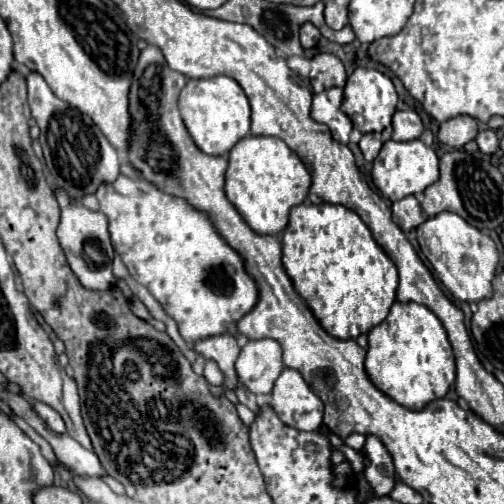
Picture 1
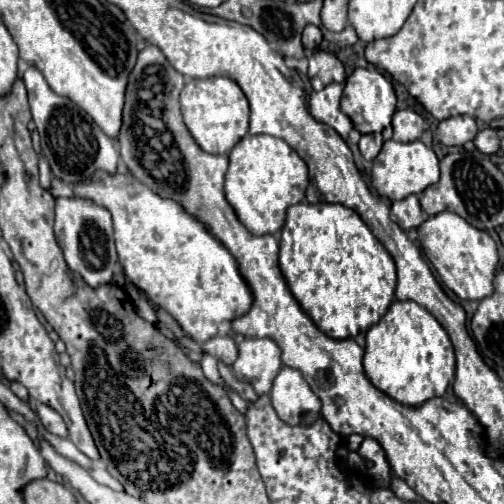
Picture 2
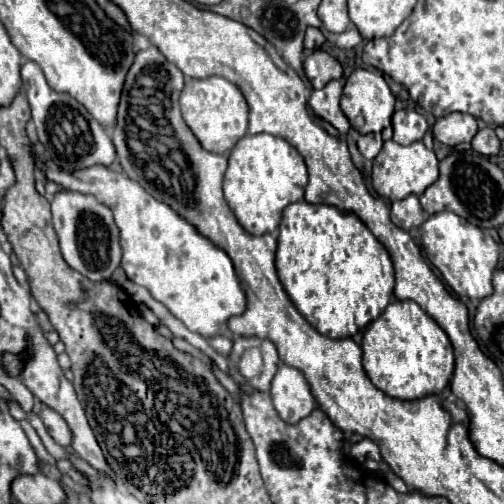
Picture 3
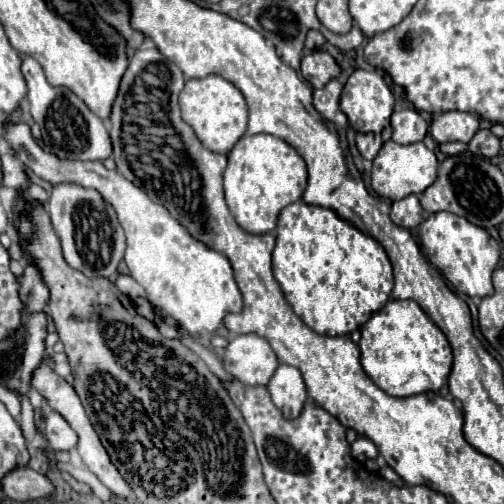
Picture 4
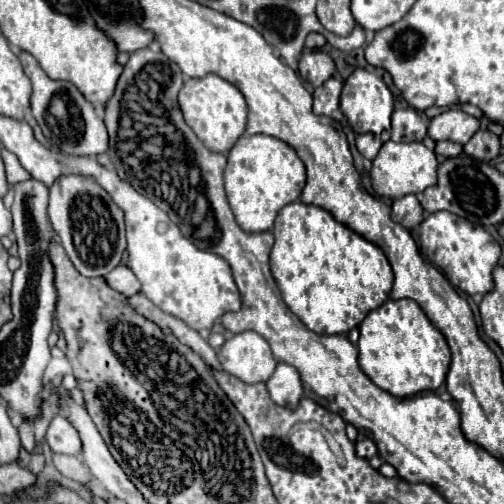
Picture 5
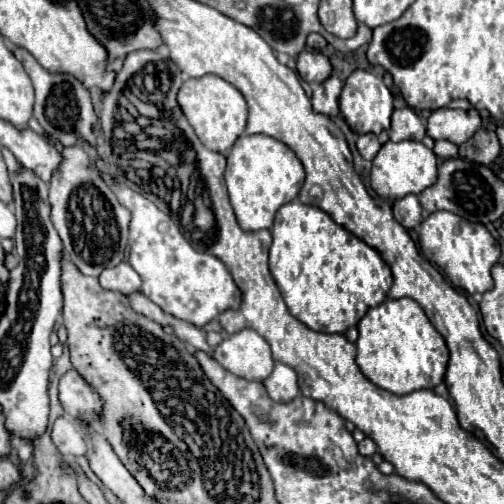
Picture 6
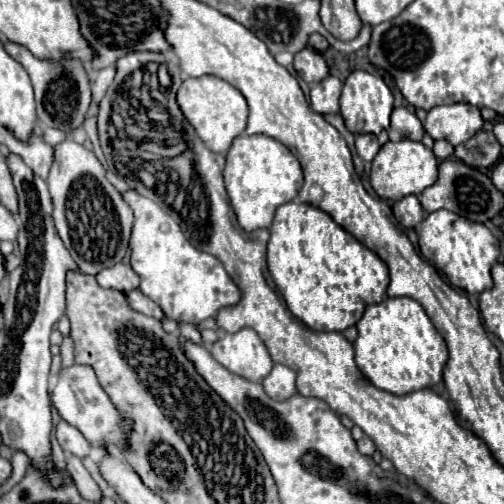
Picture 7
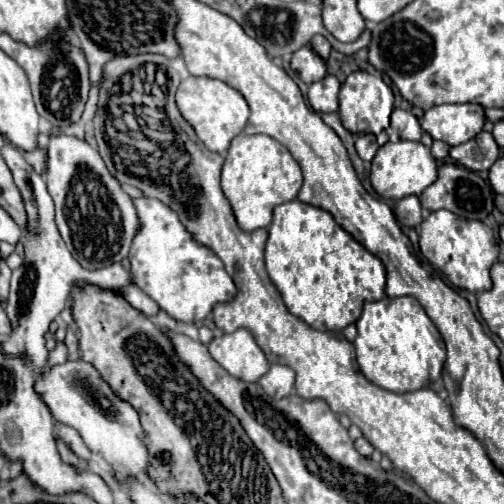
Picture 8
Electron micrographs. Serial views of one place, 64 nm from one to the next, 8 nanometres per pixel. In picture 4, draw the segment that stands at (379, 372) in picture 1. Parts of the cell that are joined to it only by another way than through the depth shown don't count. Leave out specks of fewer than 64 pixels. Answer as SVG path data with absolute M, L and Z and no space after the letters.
M388 300L382 310L378 310L362 328L360 328L360 360L364 372L370 380L382 388L386 394L396 398L406 398L424 392L438 392L446 382L452 370L452 348L444 336L444 332L424 314L424 310L414 300Z

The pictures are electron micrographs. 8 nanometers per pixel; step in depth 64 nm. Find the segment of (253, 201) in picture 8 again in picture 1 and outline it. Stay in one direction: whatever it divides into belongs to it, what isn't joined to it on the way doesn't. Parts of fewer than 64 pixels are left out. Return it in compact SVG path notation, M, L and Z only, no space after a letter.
M244 136L232 150L226 170L226 196L258 234L280 234L288 226L288 212L306 200L312 178L302 160L272 136Z

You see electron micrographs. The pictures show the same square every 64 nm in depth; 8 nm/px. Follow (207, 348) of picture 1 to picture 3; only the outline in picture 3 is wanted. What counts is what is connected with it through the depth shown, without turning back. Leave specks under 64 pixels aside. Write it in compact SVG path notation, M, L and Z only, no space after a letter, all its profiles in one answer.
M212 336L208 342L210 342L210 346L212 346L218 354L222 354L222 356L226 356L226 358L228 358L228 352L232 352L232 340L226 338L226 336Z

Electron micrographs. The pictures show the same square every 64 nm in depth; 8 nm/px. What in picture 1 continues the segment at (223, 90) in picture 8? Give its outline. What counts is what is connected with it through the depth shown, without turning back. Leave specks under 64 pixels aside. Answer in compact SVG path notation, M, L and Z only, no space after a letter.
M212 76L204 80L188 80L180 92L180 114L196 142L196 146L210 156L224 156L232 146L250 134L250 104L236 80L230 76Z

